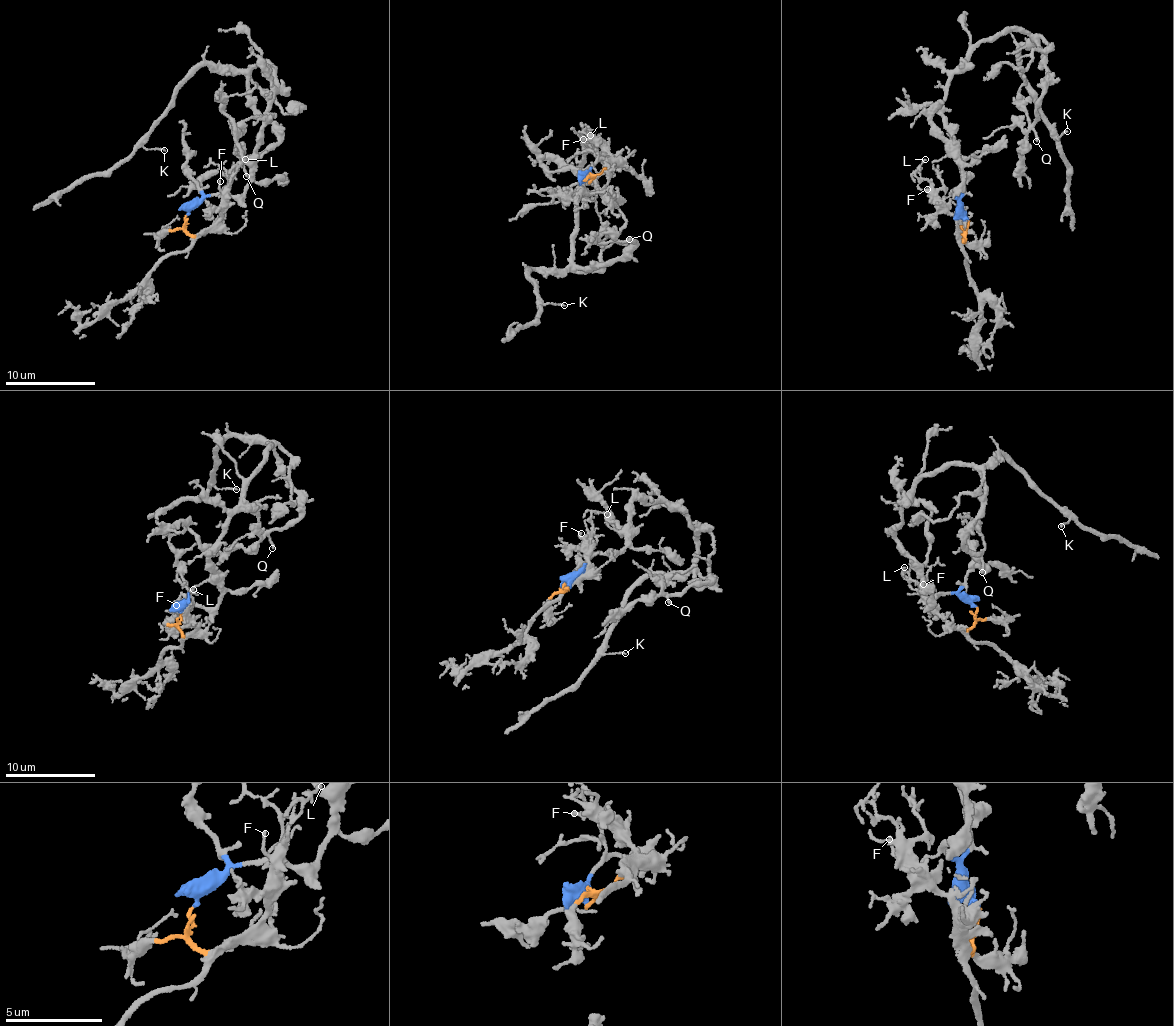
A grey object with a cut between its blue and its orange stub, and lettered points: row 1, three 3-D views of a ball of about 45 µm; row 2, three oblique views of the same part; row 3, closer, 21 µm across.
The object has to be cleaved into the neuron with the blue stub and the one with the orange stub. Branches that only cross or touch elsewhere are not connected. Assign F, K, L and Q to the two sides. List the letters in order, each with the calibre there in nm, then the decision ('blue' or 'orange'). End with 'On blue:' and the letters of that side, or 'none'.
F: 150 nm thick; orange
K: 130 nm thick; blue
L: 110 nm thick; orange
Q: 160 nm thick; blue
On blue: K, Q

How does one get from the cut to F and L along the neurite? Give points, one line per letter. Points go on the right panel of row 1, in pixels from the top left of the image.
F: (966, 220), (965, 238), (960, 237), (956, 221), (944, 204), (926, 188)
L: (966, 220), (965, 238), (960, 237), (956, 221), (931, 182), (919, 171), (926, 159)

